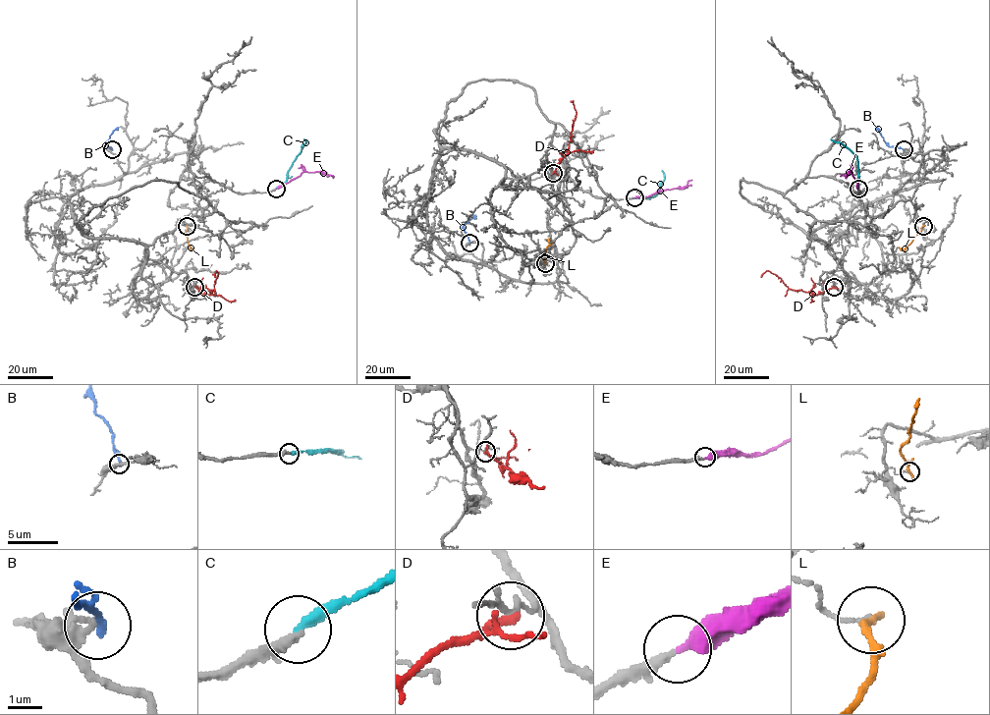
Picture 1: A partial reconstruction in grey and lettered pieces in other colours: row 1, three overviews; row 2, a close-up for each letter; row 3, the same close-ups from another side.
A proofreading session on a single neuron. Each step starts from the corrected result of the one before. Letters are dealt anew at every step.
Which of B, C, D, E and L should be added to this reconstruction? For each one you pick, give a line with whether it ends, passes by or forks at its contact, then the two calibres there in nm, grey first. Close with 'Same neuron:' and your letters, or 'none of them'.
E: It ends there. Thickness 240 nm (grey) against 420 nm
Same neuron: E

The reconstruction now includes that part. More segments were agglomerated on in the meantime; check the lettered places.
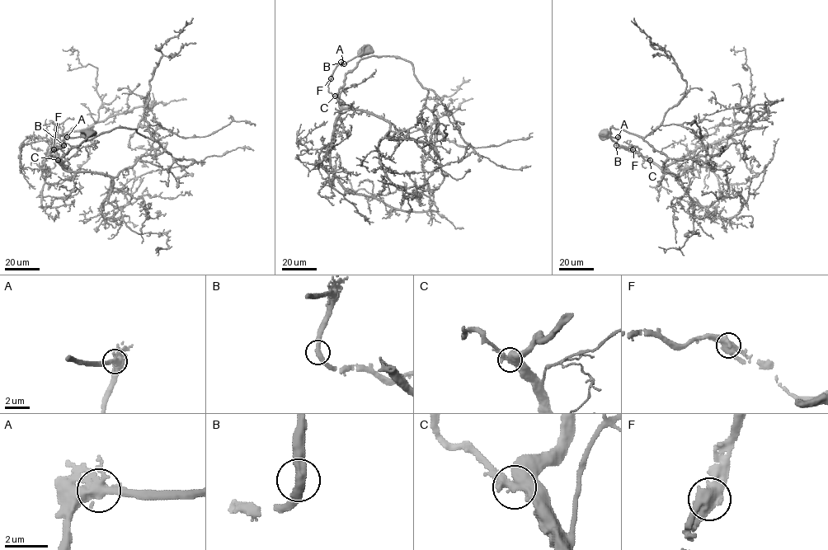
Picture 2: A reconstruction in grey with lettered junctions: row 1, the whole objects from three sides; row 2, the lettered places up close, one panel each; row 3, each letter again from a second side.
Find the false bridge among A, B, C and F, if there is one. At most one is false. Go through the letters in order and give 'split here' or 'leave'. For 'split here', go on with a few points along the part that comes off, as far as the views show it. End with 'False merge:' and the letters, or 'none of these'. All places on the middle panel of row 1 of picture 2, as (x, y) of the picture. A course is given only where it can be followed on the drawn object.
A: leave
B: leave
C: leave
F: leave
False merge: none of these

